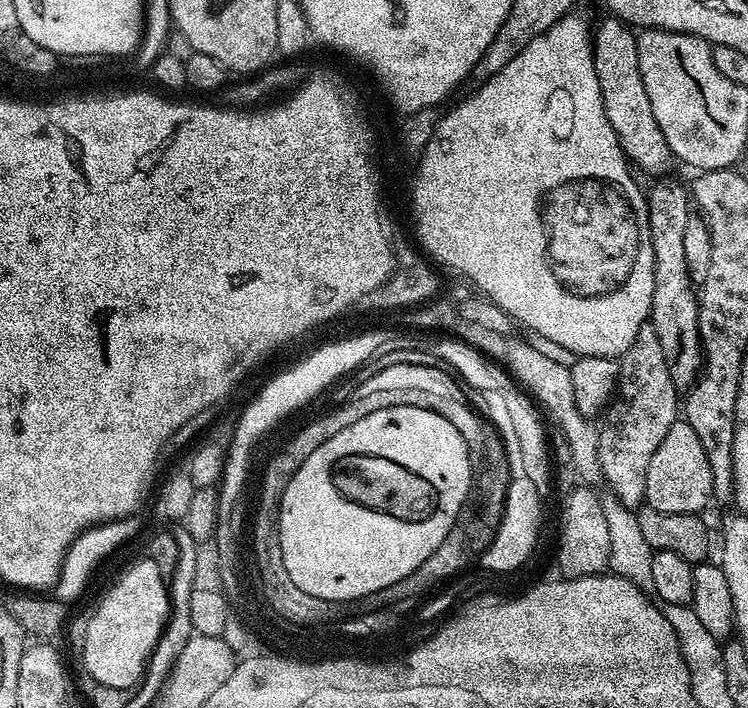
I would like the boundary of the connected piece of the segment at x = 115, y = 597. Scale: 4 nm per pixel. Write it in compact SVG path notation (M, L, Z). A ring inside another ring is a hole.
M141 558L96 604L82 655L91 679L102 686L135 689L160 640L168 616L168 588L154 562Z

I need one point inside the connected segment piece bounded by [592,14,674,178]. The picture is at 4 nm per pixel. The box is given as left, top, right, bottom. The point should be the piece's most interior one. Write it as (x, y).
(614, 47)

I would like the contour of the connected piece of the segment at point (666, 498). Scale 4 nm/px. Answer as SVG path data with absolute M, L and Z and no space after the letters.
M677 418L670 430L666 430L662 442L658 442L658 450L650 457L650 466L646 466L644 504L666 514L700 514L713 500L710 462L702 451L702 442L698 442L698 434L694 434L683 418Z

